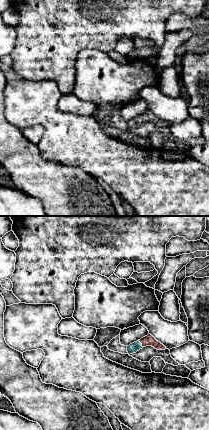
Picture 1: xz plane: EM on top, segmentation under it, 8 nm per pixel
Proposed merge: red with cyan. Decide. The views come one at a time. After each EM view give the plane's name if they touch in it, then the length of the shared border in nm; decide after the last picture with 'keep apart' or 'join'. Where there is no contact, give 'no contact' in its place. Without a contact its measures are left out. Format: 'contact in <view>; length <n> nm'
contact in xz; length 70 nm

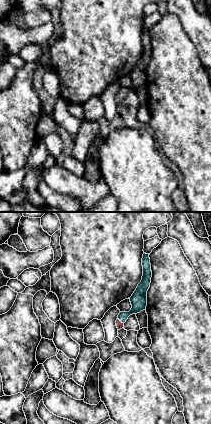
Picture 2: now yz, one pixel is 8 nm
contact in yz; length 70 nm

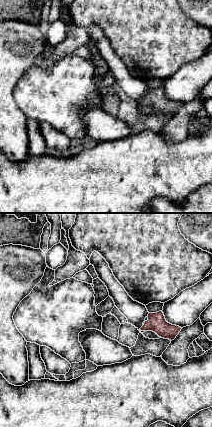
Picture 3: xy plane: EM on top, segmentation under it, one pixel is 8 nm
contact in xy; length 90 nm

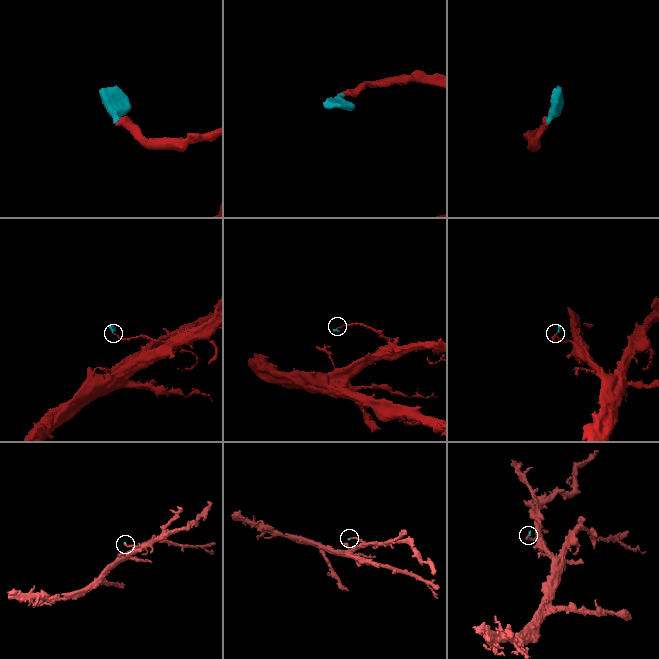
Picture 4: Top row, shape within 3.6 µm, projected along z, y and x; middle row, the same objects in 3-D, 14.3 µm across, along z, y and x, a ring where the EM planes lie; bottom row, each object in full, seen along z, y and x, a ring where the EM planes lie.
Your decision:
join

